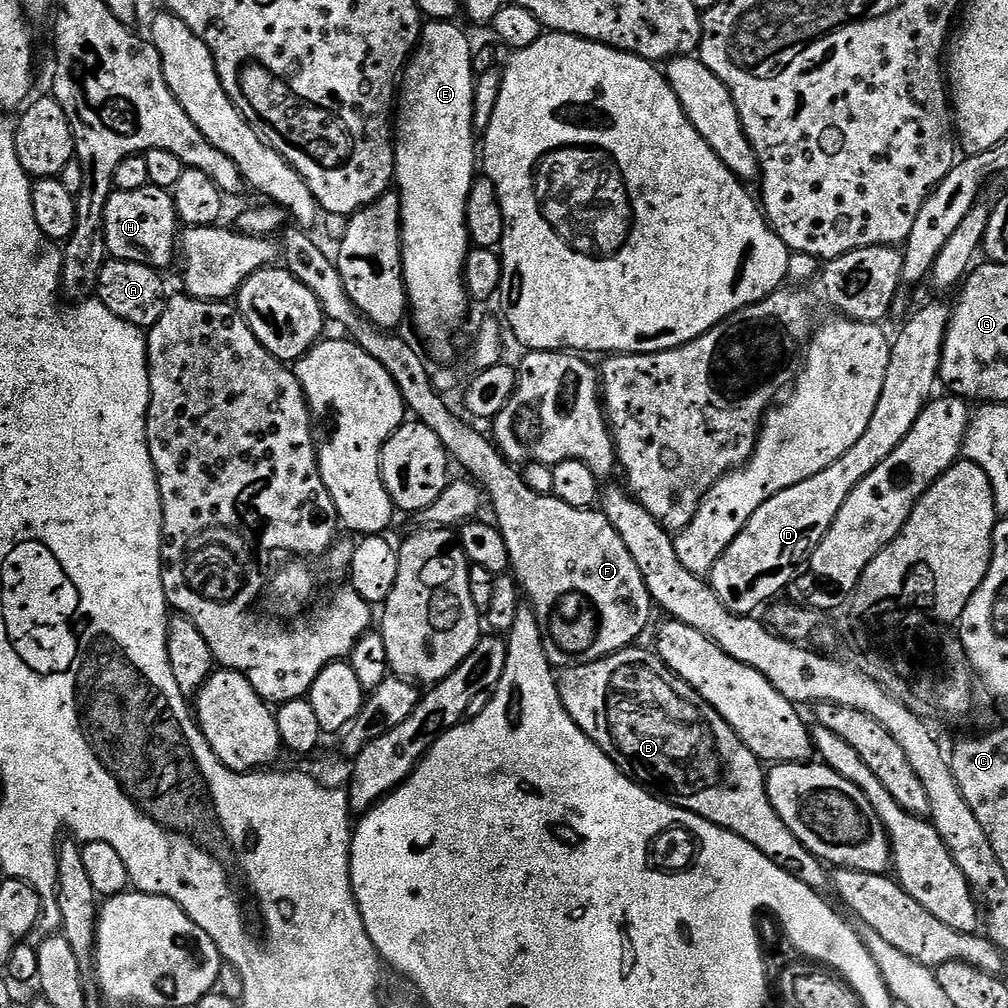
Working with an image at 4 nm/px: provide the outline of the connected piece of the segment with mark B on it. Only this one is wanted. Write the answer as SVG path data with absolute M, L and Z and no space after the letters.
M629 646L602 660L595 660L589 664L580 664L576 668L567 669L567 671L559 677L560 697L566 706L566 710L570 714L570 718L574 718L576 725L578 725L578 727L631 778L631 780L644 785L649 792L659 796L662 800L668 801L669 804L672 804L676 808L685 808L687 812L693 812L695 816L701 816L703 820L708 820L712 824L726 829L728 832L733 832L738 838L750 842L750 846L754 846L759 852L766 854L766 858L770 858L779 868L786 870L806 886L817 890L824 890L824 887L827 889L830 884L829 869L825 867L814 853L810 850L806 850L806 846L802 846L802 842L798 842L798 838L794 838L790 826L786 826L786 822L782 822L782 818L778 818L776 804L768 790L765 765L746 747L742 742L742 738L738 738L736 731L732 729L732 727L728 725L728 723L726 723L726 721L724 721L686 681L682 678L678 678L678 674L674 674L661 662L660 657L656 655L655 651L648 649L647 652L646 649L638 647L639 646Z

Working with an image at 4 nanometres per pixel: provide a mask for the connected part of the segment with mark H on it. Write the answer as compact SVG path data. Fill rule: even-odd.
M146 187L129 192L113 191L106 202L106 246L108 255L114 260L138 262L157 270L165 270L178 256L178 237L182 232L176 204L171 191Z

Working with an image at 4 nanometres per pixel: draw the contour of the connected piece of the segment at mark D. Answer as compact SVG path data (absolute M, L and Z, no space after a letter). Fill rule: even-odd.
M928 304L925 308L917 307L903 321L904 329L891 341L890 366L886 366L886 382L882 382L882 394L878 398L878 406L874 406L874 418L870 418L870 426L866 426L866 434L862 434L862 438L858 438L858 442L854 442L854 446L850 446L848 453L838 458L838 462L774 494L766 503L758 506L758 510L754 510L750 522L746 522L738 538L734 538L734 542L725 550L722 558L718 558L718 562L712 567L710 583L714 594L718 594L722 606L735 612L737 616L755 613L757 611L755 608L763 609L769 602L775 601L779 597L776 595L799 574L800 567L803 564L805 567L809 563L812 552L830 530L834 518L838 518L838 510L842 510L854 486L858 486L858 482L862 482L866 474L870 474L879 464L886 462L886 458L890 458L890 454L899 446L902 438L910 434L914 422L918 422L918 418L924 413L924 407L933 399L932 391L938 388L944 339L951 320L952 308L949 305Z

